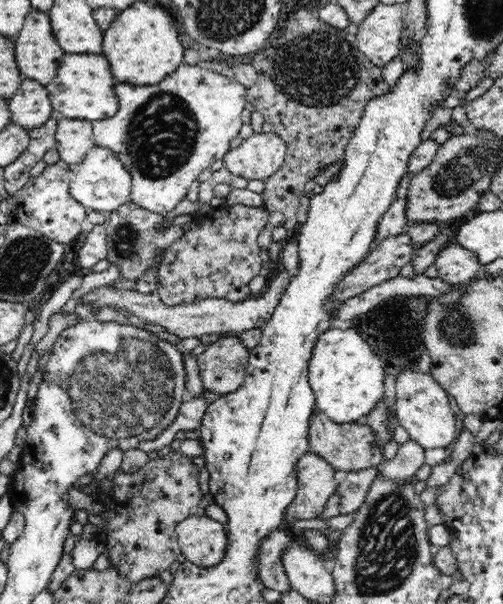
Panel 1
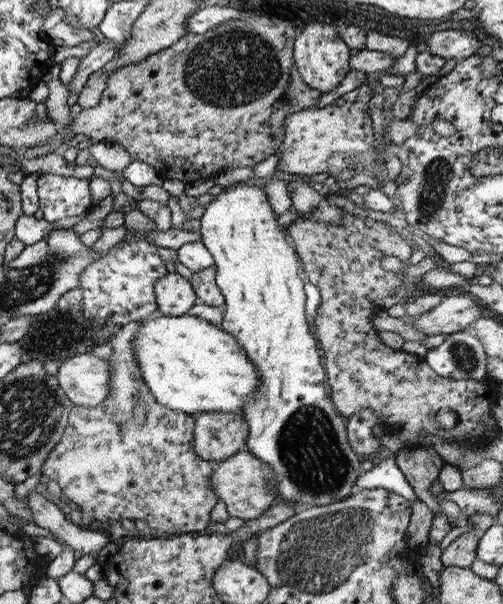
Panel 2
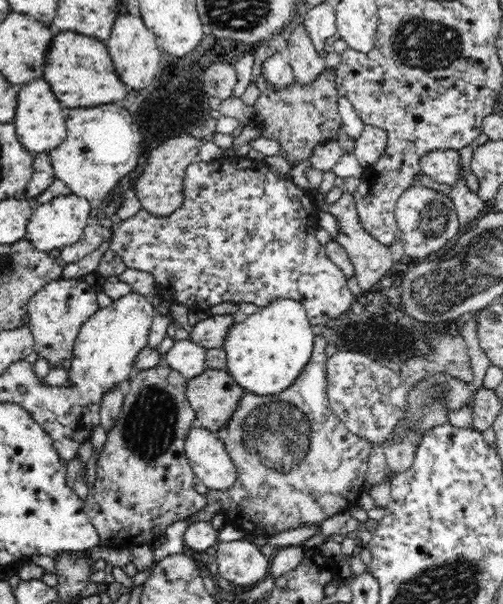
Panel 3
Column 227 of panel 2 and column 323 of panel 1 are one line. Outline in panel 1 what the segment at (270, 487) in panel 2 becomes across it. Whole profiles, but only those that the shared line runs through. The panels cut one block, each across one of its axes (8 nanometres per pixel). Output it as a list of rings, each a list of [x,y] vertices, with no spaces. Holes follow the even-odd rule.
[[[312,452],[304,454],[298,462],[298,492],[286,510],[289,520],[312,520],[324,516],[326,504],[336,494],[341,476],[342,474],[320,455]]]

